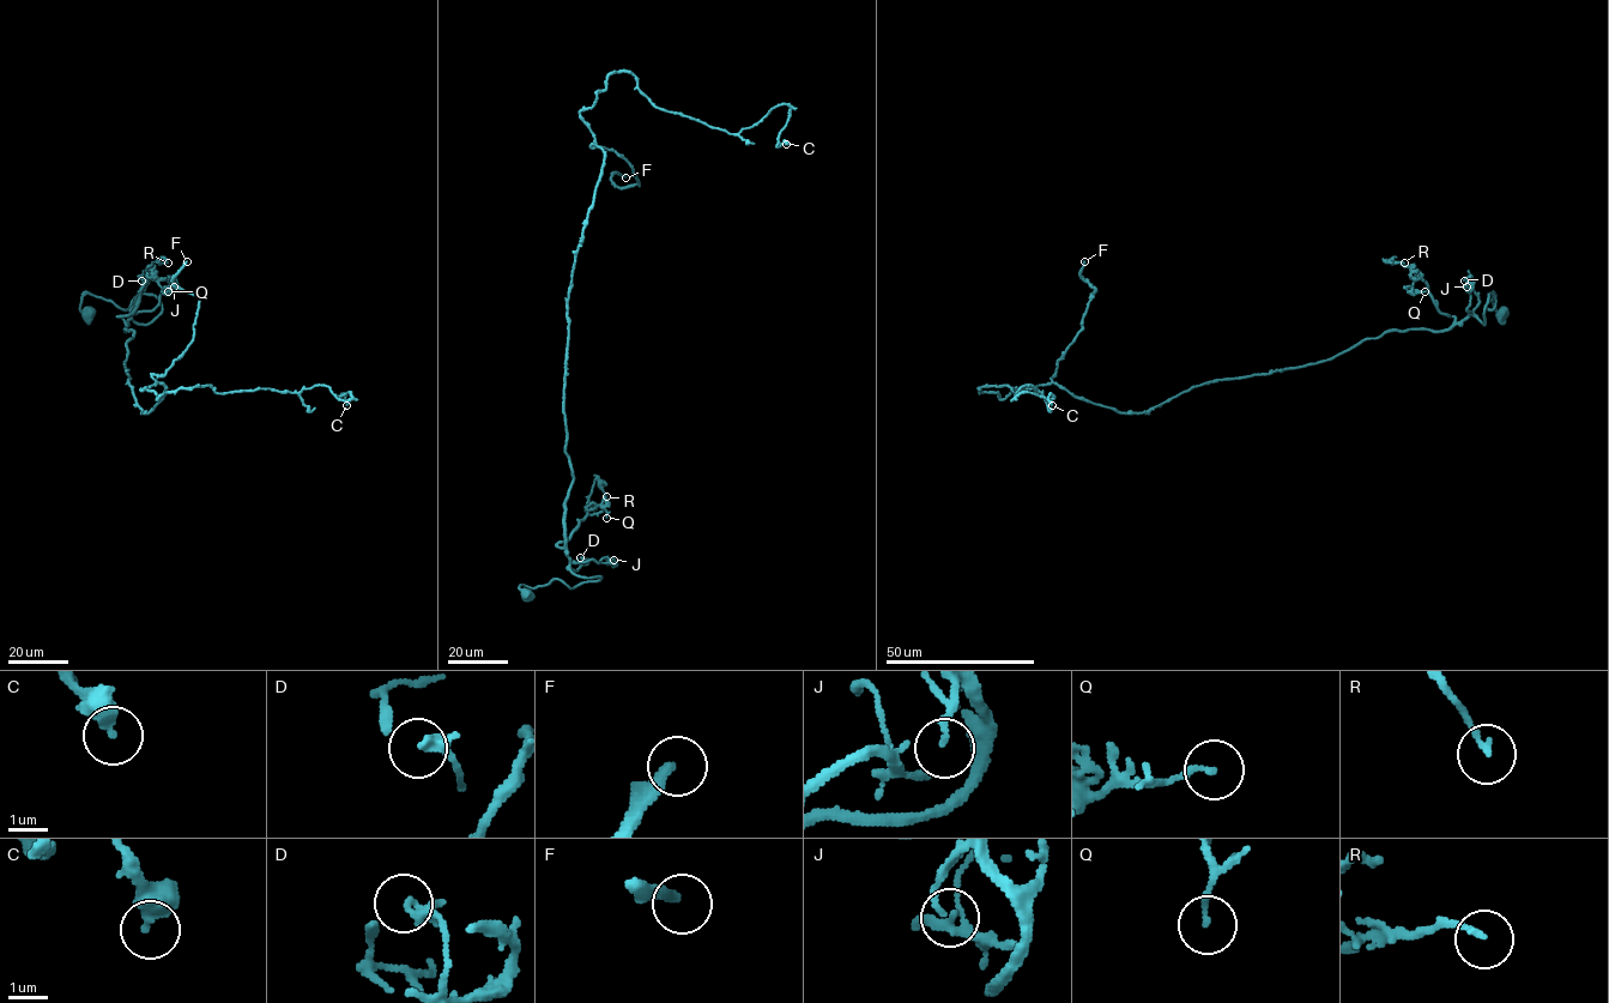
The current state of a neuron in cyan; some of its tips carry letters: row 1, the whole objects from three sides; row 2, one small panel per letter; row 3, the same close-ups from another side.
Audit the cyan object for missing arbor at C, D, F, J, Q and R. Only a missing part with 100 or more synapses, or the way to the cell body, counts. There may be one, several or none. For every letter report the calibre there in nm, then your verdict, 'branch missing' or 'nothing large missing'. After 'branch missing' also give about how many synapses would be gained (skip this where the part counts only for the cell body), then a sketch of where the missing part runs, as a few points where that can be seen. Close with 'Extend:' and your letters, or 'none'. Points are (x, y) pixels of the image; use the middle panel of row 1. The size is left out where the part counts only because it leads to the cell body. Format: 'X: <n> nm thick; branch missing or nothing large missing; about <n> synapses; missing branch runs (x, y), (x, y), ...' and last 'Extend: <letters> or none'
C: 500 nm thick; nothing large missing
D: 280 nm thick; nothing large missing
F: 260 nm thick; branch missing; about 130 synapses; missing branch runs (625, 177), (640, 200), (629, 227), (636, 235), (629, 237), (653, 218), (652, 235)
J: 150 nm thick; nothing large missing
Q: 150 nm thick; nothing large missing
R: 140 nm thick; nothing large missing
Extend: F

